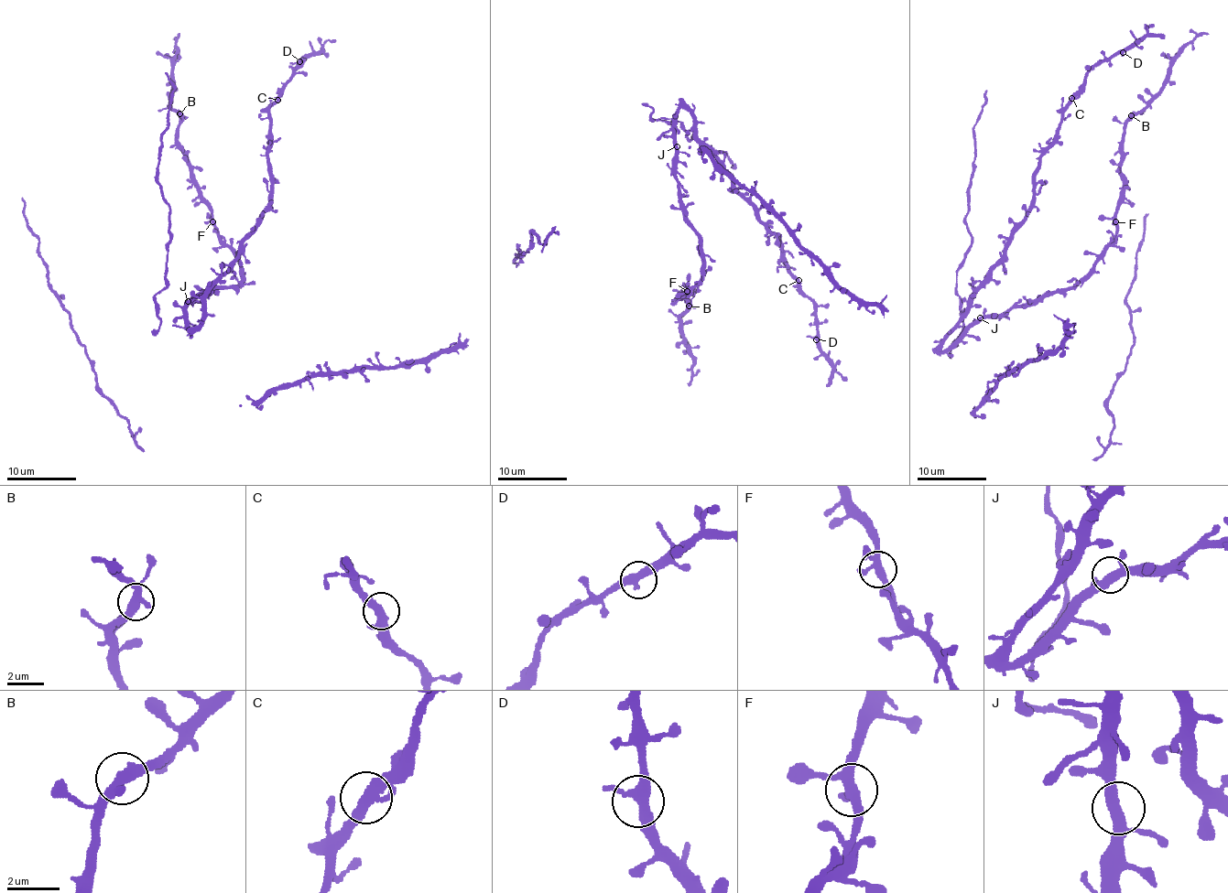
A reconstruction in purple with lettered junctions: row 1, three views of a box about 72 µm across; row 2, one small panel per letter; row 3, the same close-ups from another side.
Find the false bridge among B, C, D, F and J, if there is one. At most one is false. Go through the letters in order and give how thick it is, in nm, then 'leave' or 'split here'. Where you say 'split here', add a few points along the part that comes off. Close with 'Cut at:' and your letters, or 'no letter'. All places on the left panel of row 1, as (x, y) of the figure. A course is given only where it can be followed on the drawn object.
B: 360 nm | leave
C: 340 nm | leave
D: 360 nm | leave
F: 340 nm | leave
J: 360 nm | leave
Cut at: no letter

